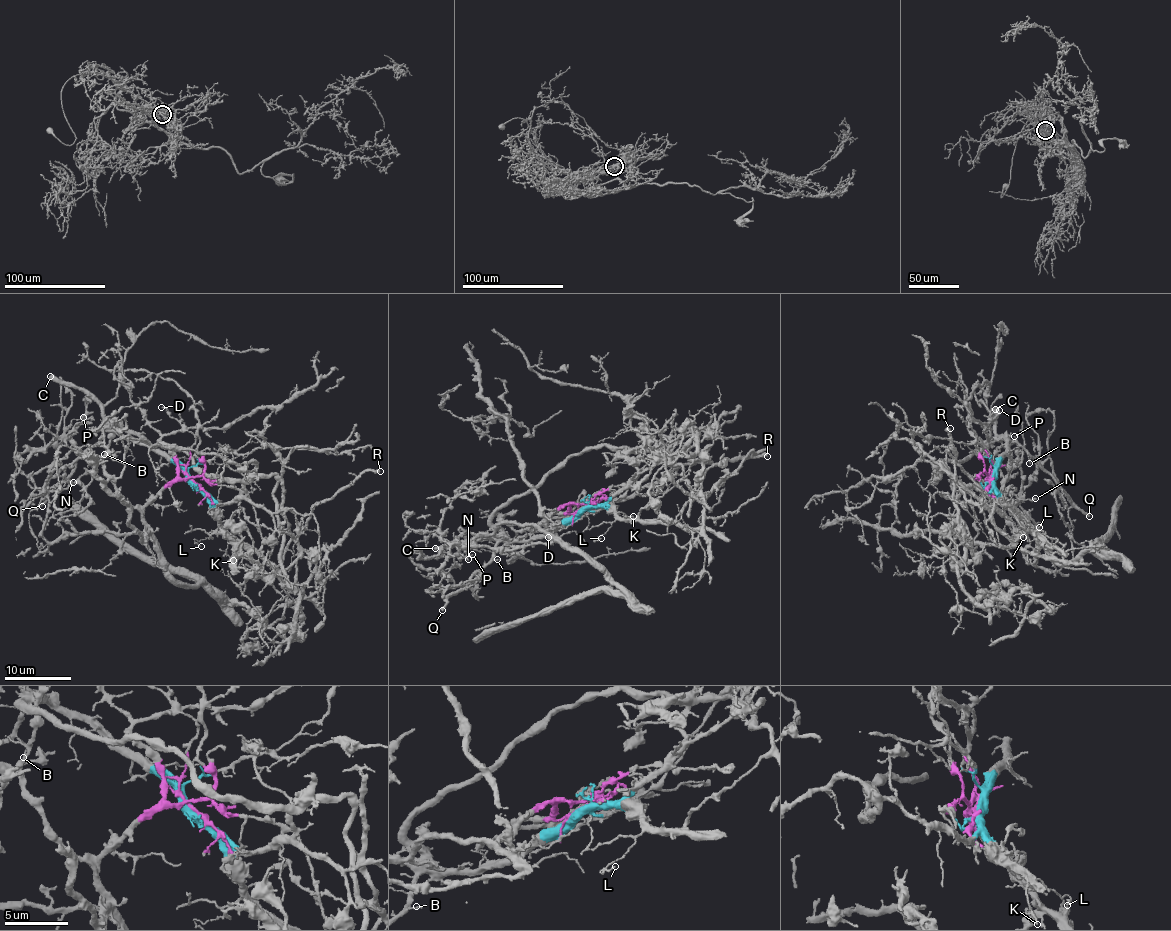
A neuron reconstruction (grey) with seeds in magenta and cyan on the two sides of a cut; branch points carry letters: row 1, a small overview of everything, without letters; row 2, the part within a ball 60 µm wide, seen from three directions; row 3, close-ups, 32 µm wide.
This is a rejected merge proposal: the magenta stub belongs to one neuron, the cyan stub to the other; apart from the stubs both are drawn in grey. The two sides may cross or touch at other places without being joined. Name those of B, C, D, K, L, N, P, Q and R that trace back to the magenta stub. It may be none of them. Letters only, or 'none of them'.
D, N, P

